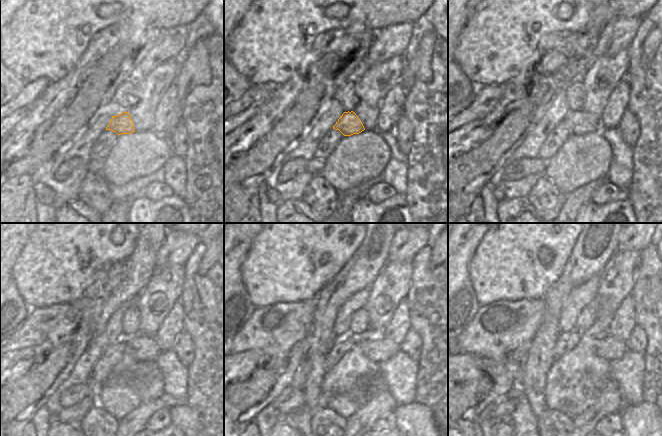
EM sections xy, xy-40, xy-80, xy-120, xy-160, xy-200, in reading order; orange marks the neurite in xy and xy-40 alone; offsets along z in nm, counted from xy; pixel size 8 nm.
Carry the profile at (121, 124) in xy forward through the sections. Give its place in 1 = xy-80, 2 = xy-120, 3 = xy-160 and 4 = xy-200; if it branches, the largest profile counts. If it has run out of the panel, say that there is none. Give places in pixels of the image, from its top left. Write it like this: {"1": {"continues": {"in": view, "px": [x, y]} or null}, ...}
{"1": {"continues": {"in": "xy-80", "px": [579, 122]}}, "2": {"continues": {"in": "xy-120", "px": [144, 348]}}, "3": {"continues": {"in": "xy-160", "px": [377, 348]}}, "4": {"continues": {"in": "xy-200", "px": [608, 348]}}}

